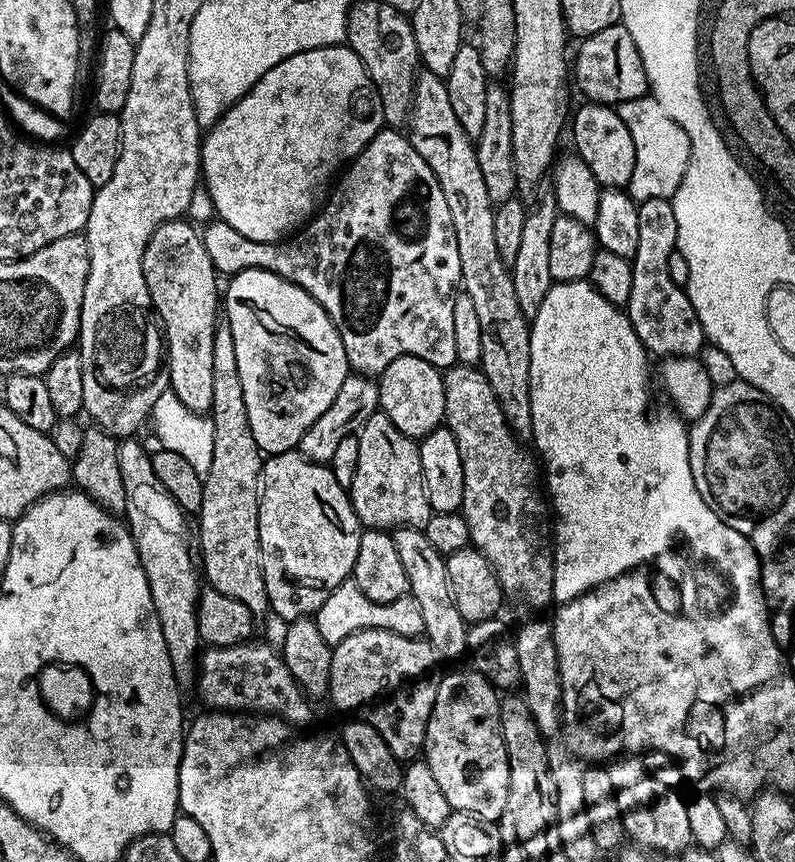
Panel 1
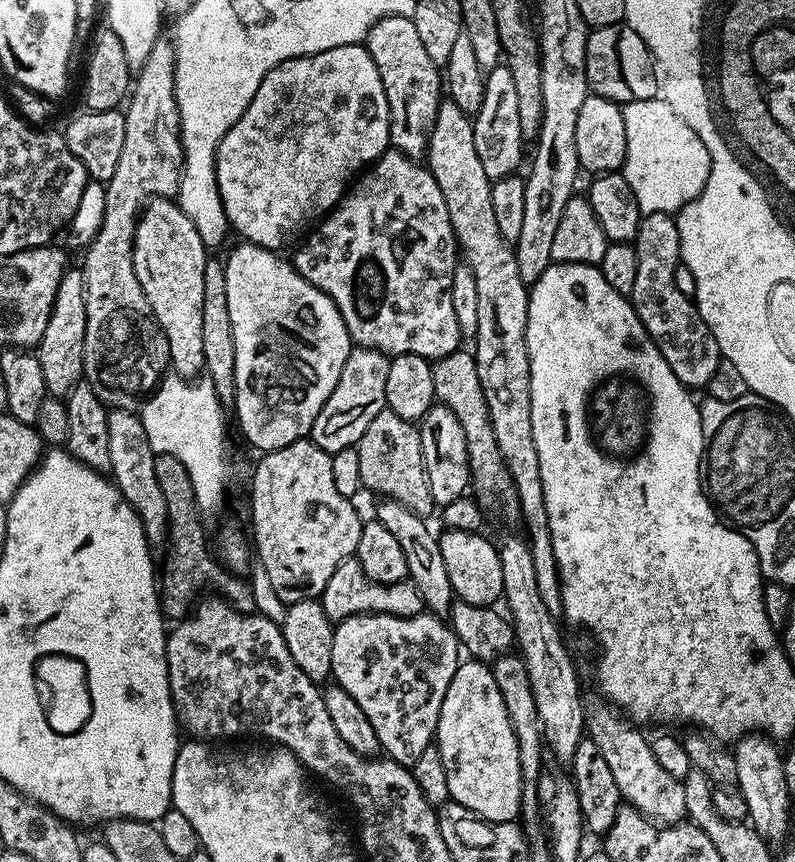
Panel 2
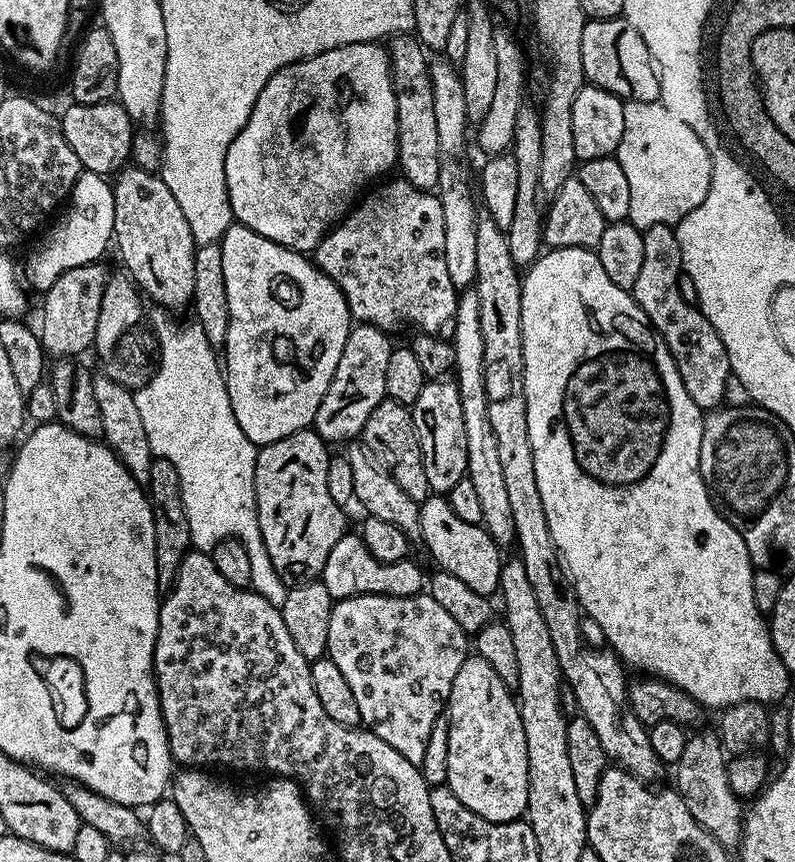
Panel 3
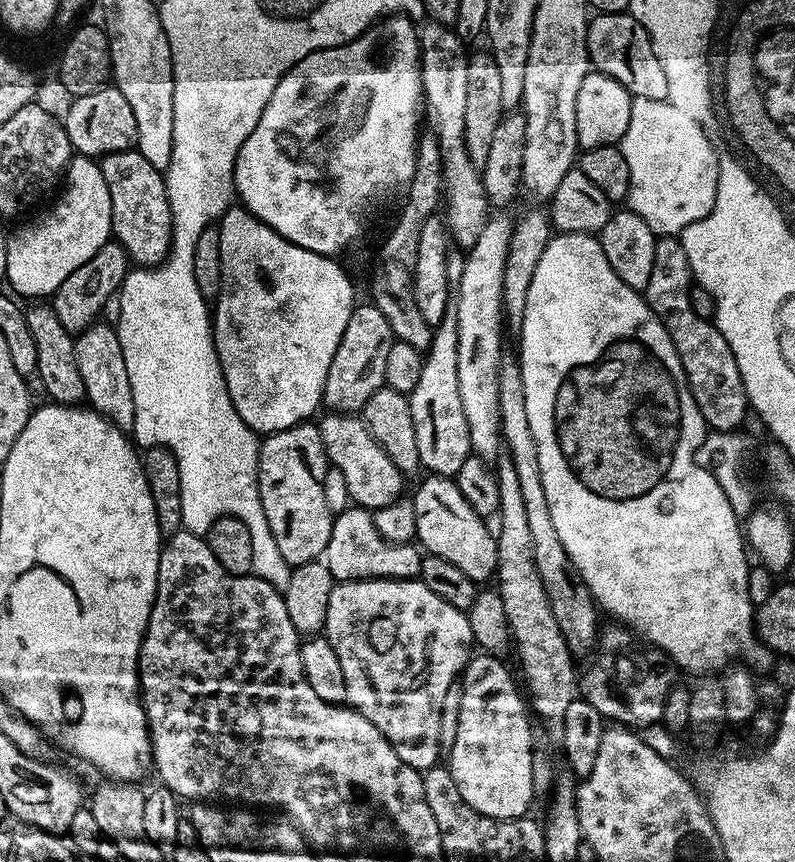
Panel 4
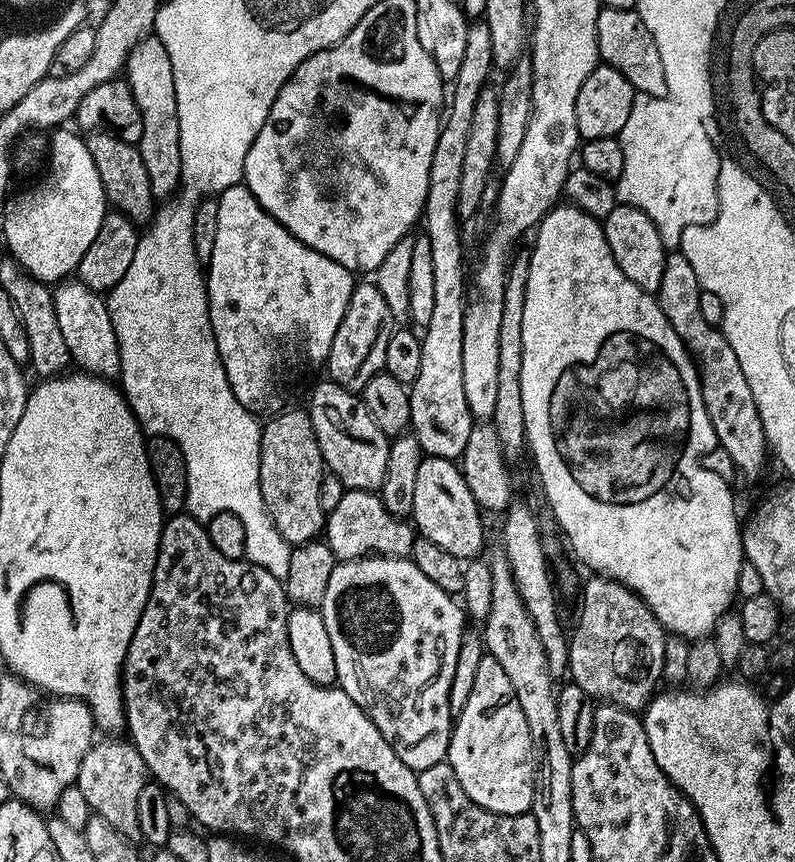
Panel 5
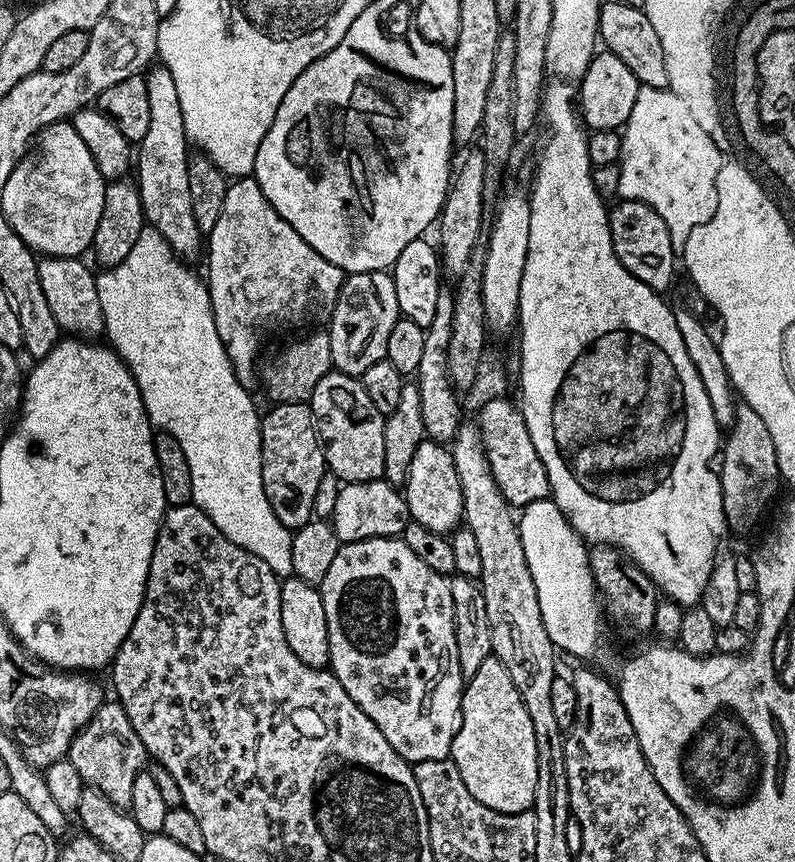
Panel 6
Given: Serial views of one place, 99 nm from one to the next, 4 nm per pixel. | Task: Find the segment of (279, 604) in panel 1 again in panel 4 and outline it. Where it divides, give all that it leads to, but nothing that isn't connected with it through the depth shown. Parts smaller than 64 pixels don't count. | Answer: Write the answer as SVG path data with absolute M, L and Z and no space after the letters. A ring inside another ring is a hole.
M315 423L295 424L281 432L274 432L263 437L260 445L260 501L266 514L266 522L270 526L270 534L274 542L278 542L278 550L282 550L282 558L293 566L305 564L311 560L320 560L326 546L330 542L330 530L334 514L330 506L326 506L326 494L322 494L322 482L326 478L326 470L330 467L328 455L324 452L324 443L319 427Z

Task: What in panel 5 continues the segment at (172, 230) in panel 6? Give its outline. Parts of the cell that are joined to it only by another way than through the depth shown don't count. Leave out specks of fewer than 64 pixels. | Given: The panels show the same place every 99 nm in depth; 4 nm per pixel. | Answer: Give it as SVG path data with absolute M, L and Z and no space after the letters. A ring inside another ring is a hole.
M145 38L137 42L134 50L130 50L126 65L126 79L134 94L134 102L138 102L138 110L142 110L142 138L138 145L142 154L142 162L146 162L146 174L150 177L150 190L157 198L168 198L180 187L180 127L178 126L178 98L174 90L174 66L170 66L170 54L166 54L166 46L155 38Z

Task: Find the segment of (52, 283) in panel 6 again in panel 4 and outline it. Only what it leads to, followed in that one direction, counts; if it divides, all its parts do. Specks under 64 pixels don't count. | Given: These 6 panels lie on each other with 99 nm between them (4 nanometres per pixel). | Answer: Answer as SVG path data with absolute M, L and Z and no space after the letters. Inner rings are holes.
M97 322L92 324L89 328L84 329L83 332L79 333L75 337L76 345L74 346L74 354L78 358L78 370L82 374L82 386L84 387L84 394L87 403L91 405L93 409L99 415L105 416L108 419L109 424L115 424L117 429L120 430L131 430L134 426L134 390L130 388L130 374L126 374L126 358L122 358L122 342L118 342L118 334L116 333L115 327L111 323L103 324L103 322Z

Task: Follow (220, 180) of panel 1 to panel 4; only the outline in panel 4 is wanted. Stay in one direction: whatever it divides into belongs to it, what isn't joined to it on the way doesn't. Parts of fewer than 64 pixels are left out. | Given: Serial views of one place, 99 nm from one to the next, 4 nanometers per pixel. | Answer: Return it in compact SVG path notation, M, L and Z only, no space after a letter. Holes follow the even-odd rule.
M393 14L384 17L383 20L376 21L372 27L367 28L358 38L351 40L349 44L339 44L336 48L323 48L317 52L311 52L306 58L302 58L302 62L298 62L285 76L280 79L278 86L274 86L274 94L270 94L270 102L266 102L266 110L262 110L262 118L258 118L258 126L254 126L254 130L250 130L250 138L246 138L246 142L242 142L242 146L238 150L238 158L234 166L234 182L236 183L235 195L238 197L239 203L248 209L250 214L254 214L266 226L270 226L282 238L286 238L290 242L294 242L298 246L302 246L306 250L314 250L323 256L335 257L336 252L340 252L343 248L348 248L360 235L364 232L364 227L368 224L368 219L372 216L375 208L380 208L387 202L391 196L399 197L401 193L407 189L410 178L414 178L414 162L416 161L416 146L418 143L418 131L420 120L422 124L422 101L424 99L424 91L422 90L422 82L420 81L420 37L418 35L417 25L414 23L413 17L403 14Z

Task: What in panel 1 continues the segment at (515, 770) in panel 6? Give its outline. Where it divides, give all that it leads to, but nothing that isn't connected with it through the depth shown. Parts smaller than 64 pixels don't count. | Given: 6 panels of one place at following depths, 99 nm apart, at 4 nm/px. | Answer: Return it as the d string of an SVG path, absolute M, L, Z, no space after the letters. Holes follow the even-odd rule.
M474 670L467 671L439 677L434 710L424 735L422 760L428 764L452 810L470 812L481 820L496 822L506 807L506 793L510 791L510 762L506 754L506 742L502 742L500 696L497 688L485 676Z

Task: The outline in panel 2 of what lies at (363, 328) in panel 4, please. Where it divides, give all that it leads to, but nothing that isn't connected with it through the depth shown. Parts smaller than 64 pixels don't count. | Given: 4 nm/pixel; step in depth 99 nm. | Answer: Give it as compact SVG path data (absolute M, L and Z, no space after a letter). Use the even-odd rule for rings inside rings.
M353 347L346 358L346 366L342 366L342 374L338 374L338 386L334 386L330 398L326 398L326 406L322 406L318 418L314 418L310 439L330 454L355 448L362 434L366 434L366 426L370 426L386 406L386 377L389 374L390 359L383 352Z

